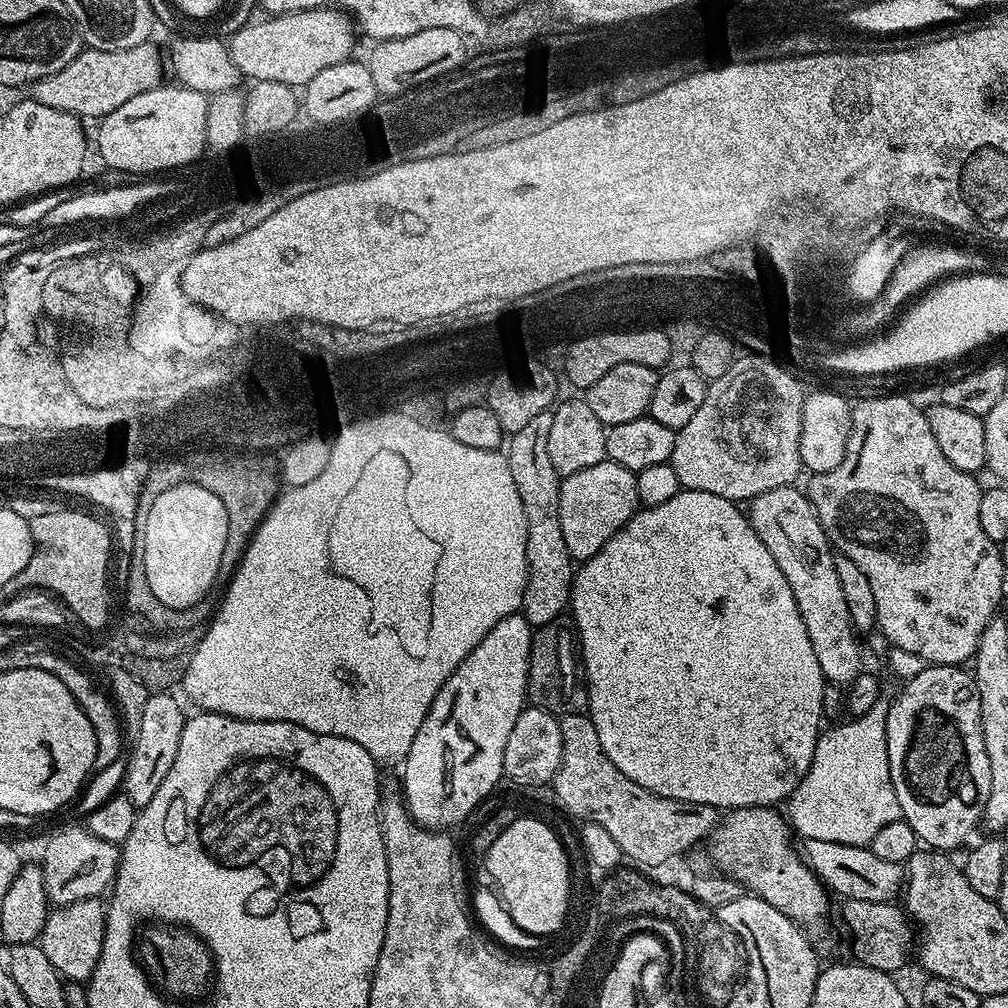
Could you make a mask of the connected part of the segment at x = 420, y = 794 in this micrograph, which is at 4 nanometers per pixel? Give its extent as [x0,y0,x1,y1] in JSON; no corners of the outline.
[402,614,534,830]

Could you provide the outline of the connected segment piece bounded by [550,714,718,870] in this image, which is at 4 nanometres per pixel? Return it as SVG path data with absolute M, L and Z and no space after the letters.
M570 714L559 717L562 730L562 762L558 766L555 778L550 785L551 791L556 791L556 800L573 816L584 824L602 826L607 830L614 842L624 852L625 857L633 865L649 870L659 865L666 858L676 860L691 844L707 841L718 823L718 810L705 804L691 804L674 798L662 798L646 786L638 786L638 782L630 782L610 758L606 758L606 750L602 750L602 742L598 742L598 730L594 730L594 722L586 714Z

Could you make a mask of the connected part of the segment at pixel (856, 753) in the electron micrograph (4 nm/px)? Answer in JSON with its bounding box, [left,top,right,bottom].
[786,702,901,846]

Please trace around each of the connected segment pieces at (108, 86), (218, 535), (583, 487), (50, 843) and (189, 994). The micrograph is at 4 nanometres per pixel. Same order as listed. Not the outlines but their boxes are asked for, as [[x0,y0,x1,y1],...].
[[31,43,166,118],[142,483,230,610],[558,458,641,562],[44,823,120,906],[138,926,214,1001]]

